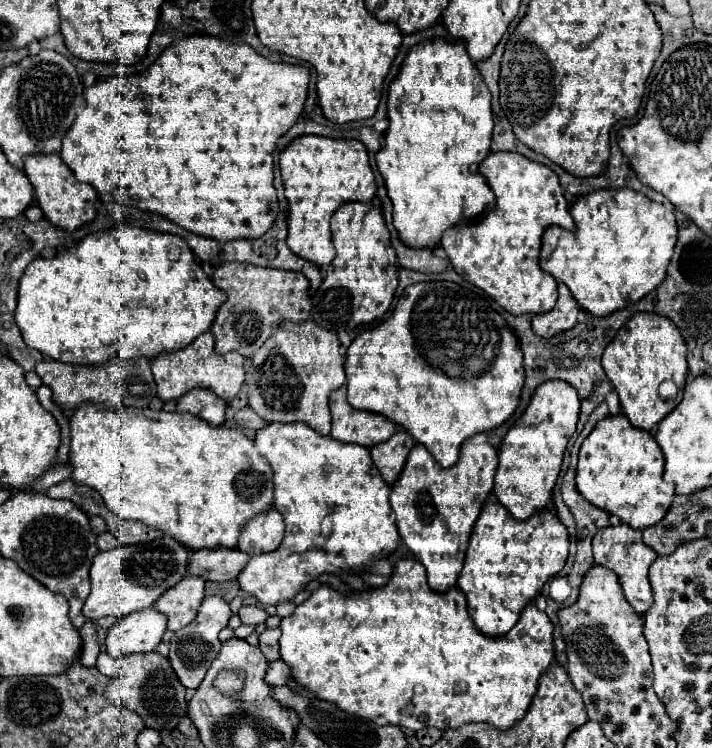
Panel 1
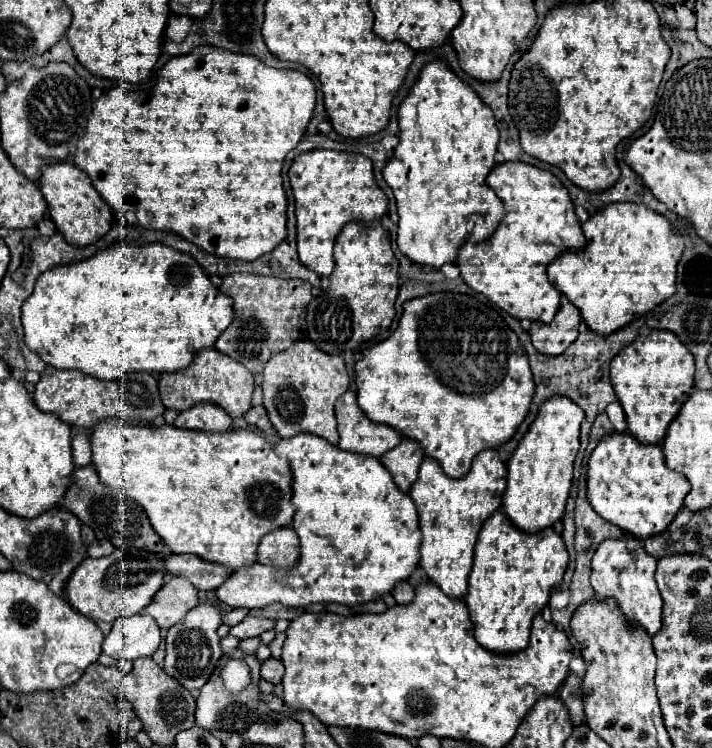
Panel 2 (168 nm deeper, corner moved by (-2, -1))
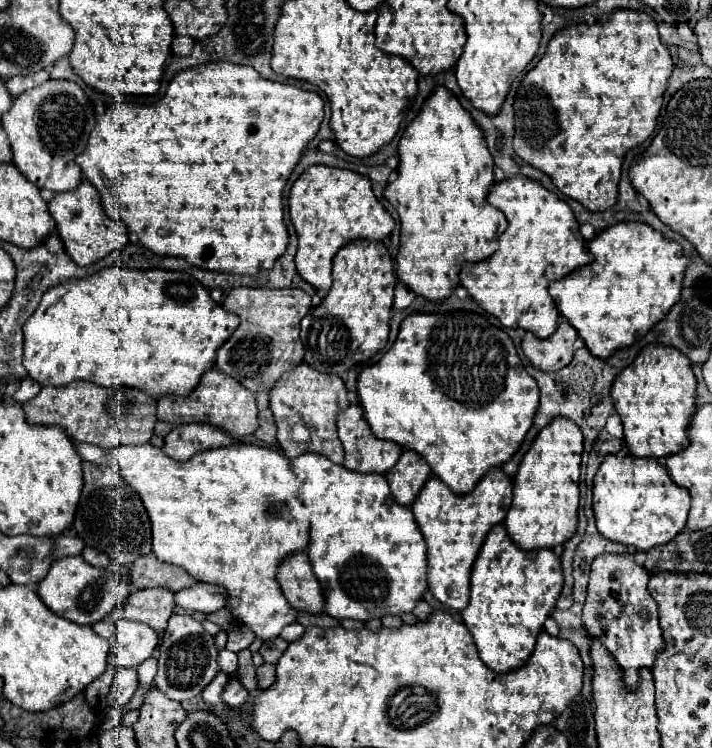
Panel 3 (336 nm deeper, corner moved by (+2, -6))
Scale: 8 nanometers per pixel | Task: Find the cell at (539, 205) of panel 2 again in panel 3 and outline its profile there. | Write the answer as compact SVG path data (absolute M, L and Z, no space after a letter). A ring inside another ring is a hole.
M524 175L494 183L494 187L488 193L488 201L490 201L490 205L494 205L496 209L500 209L506 215L508 227L502 233L500 247L492 257L484 259L484 261L462 265L460 285L470 293L470 297L484 311L498 317L504 327L526 329L526 331L532 331L534 335L546 339L558 327L558 309L548 293L548 283L562 279L564 275L572 273L574 269L578 269L582 265L588 265L592 261L590 253L586 251L586 241L578 231L580 225L574 219L574 213L568 207L568 203L564 203L558 195L548 191L540 181L528 179Z

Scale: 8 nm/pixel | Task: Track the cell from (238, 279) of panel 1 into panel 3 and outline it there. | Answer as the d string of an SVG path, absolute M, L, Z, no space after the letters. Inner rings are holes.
M234 287L226 291L222 307L240 317L238 329L218 349L216 367L238 379L252 393L270 391L282 373L302 363L300 321L310 309L310 295L302 289L256 289Z

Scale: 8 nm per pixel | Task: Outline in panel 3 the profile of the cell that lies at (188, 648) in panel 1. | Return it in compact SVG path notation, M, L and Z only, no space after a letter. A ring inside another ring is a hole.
M172 615L162 637L158 675L154 679L154 685L174 701L194 699L220 671L216 659L218 659L218 651L214 647L214 637L204 631L200 621L196 621L190 615Z

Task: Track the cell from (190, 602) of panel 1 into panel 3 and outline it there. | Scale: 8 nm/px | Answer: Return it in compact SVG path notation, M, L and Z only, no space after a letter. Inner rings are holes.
M140 589L134 591L112 615L116 621L130 619L146 623L154 631L164 631L174 609L174 593L170 593L170 589Z

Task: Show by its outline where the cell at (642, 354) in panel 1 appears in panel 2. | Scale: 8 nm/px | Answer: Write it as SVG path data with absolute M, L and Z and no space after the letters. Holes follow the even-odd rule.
M654 330L648 336L638 336L634 344L626 346L612 360L610 378L612 378L612 386L614 386L614 392L618 396L618 402L624 408L630 434L640 444L660 444L668 432L668 426L678 416L682 404L686 402L686 398L690 396L690 390L694 386L694 356L690 356L688 348L672 332Z

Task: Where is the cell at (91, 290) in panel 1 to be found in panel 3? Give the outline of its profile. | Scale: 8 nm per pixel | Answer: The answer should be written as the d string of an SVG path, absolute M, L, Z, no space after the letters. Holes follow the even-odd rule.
M104 267L98 273L78 279L78 281L66 281L62 285L50 287L40 305L36 307L34 315L24 323L24 367L28 369L28 375L38 381L40 385L66 385L72 381L90 381L100 387L118 387L118 385L128 385L136 387L152 397L166 395L166 393L178 393L178 395L188 395L200 381L202 373L208 371L214 361L216 361L216 349L226 341L234 329L238 327L240 317L232 315L230 311L222 309L216 301L212 301L208 289L204 289L190 273L186 271L166 271L166 269L118 269L118 267Z

